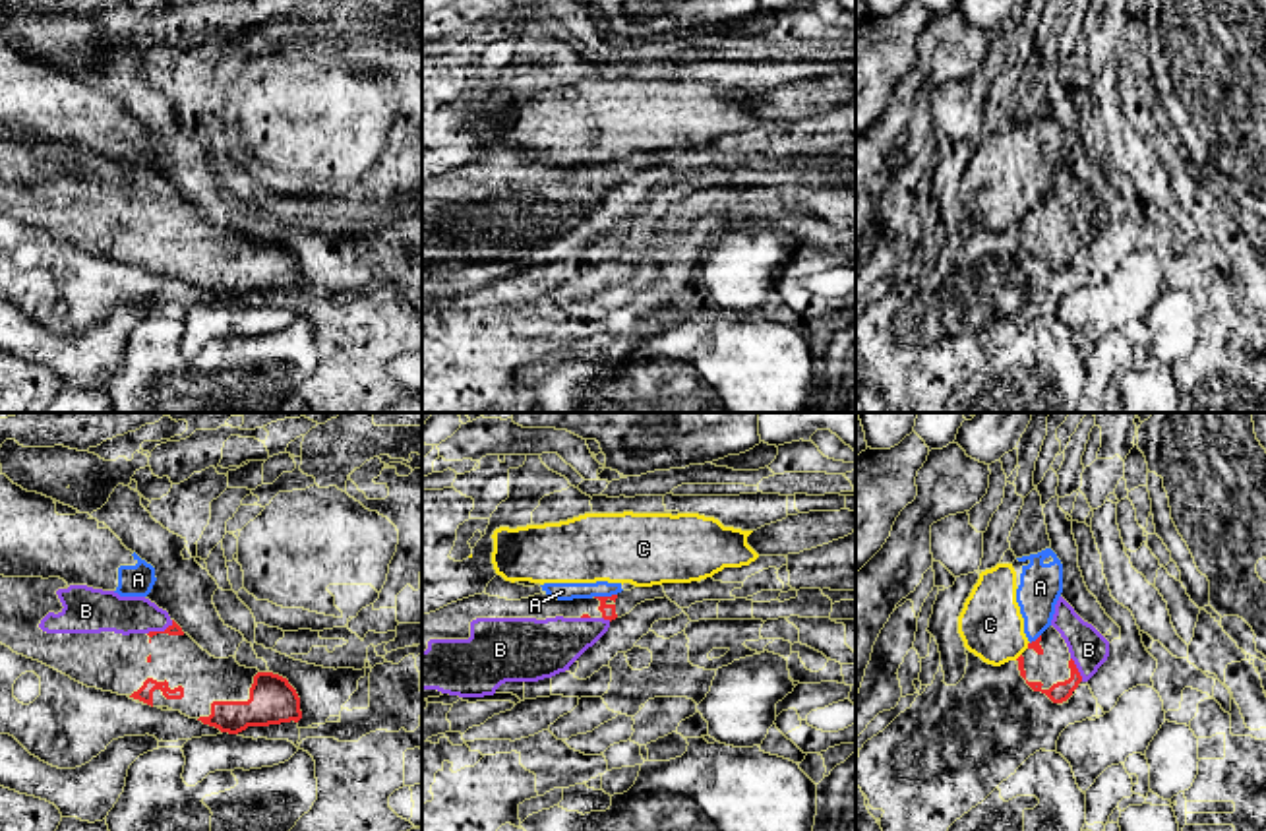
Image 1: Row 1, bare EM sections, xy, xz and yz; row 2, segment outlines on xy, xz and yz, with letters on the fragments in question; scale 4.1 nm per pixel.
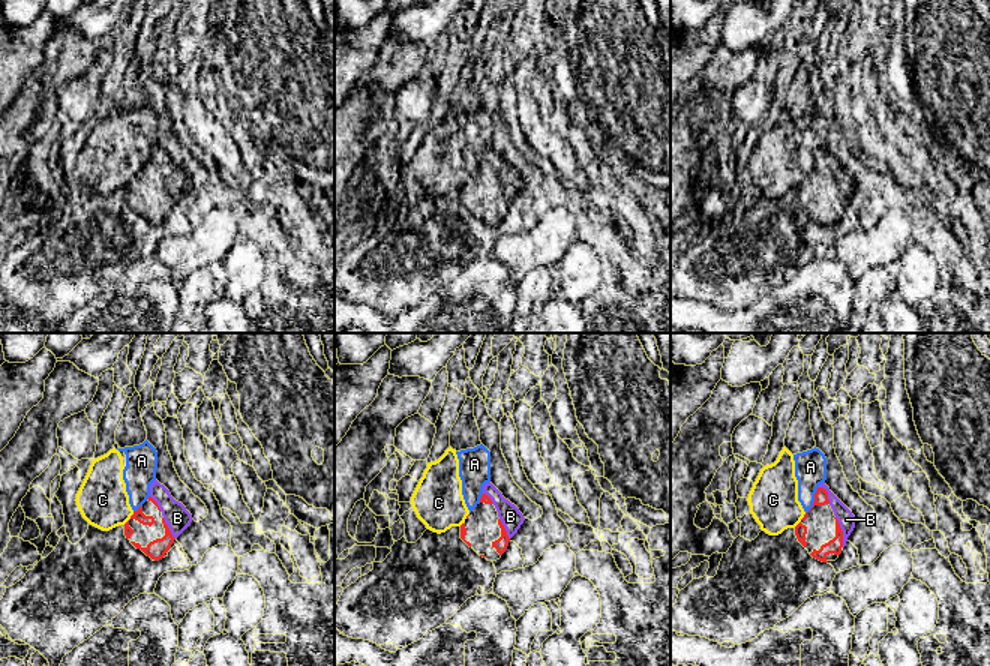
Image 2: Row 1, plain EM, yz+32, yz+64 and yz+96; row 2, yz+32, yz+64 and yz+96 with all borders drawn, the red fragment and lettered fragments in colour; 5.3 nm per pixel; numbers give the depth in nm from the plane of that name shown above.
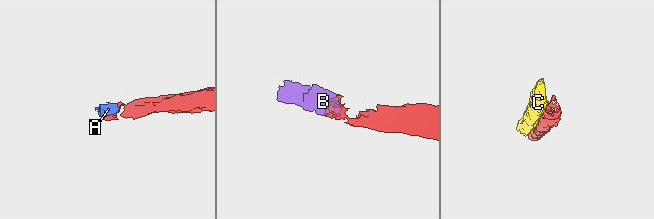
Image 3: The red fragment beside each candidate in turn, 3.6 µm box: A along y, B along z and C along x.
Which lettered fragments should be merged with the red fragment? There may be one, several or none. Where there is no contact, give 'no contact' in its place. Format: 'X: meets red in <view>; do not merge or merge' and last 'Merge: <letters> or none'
A: meets red in xz; do not merge
B: meets red in xy; merge
C: meets red in yz; do not merge
Merge: B

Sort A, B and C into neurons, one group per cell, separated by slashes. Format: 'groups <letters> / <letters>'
groups A C / B

